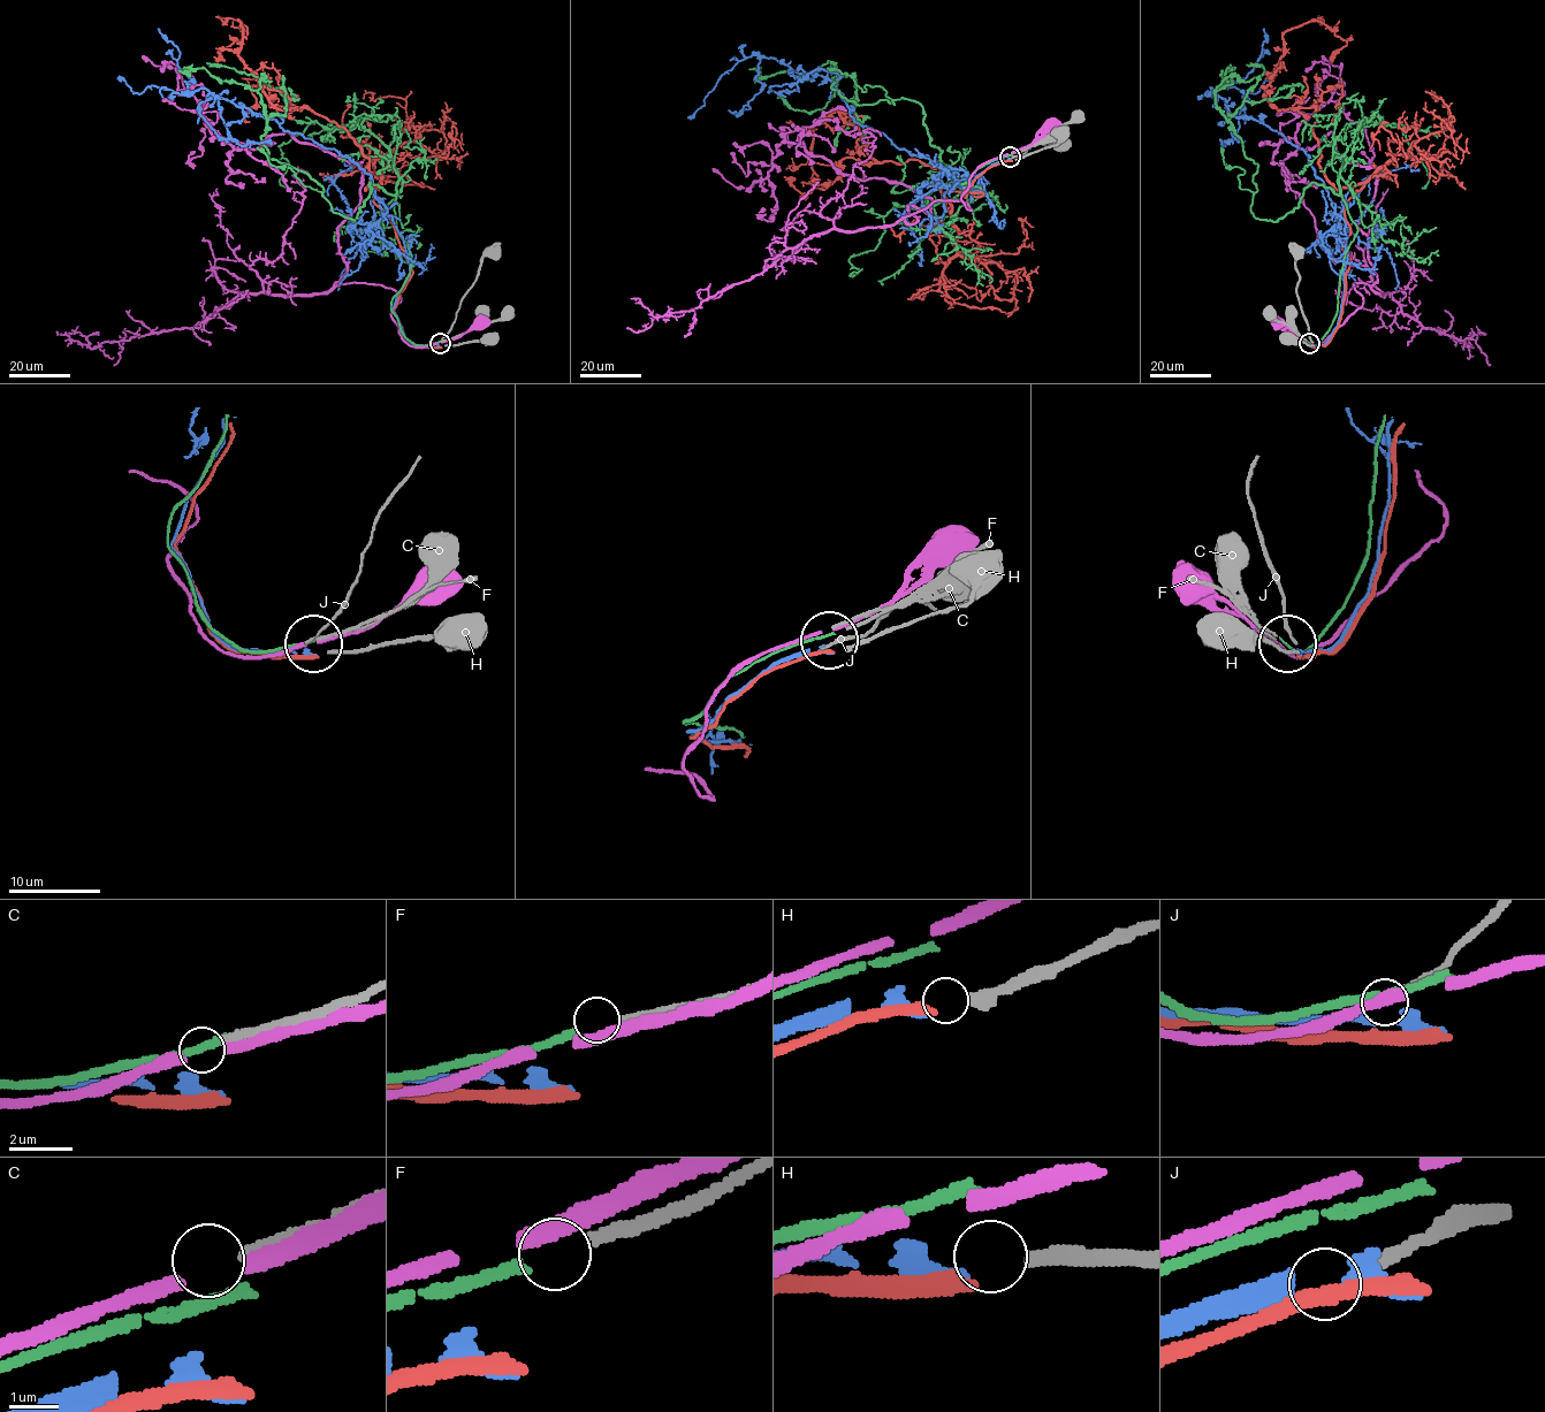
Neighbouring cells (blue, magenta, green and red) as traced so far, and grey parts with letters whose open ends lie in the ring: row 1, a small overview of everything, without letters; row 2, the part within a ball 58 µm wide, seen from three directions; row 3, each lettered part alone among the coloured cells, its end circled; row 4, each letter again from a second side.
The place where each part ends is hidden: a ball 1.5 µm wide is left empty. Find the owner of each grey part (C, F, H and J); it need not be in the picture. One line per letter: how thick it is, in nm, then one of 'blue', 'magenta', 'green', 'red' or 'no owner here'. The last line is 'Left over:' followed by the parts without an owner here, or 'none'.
C: calibre 240 nm; no owner here
F: calibre 240 nm; green
H: calibre 360 nm; red
J: calibre 280 nm; no owner here
Left over: C, J

